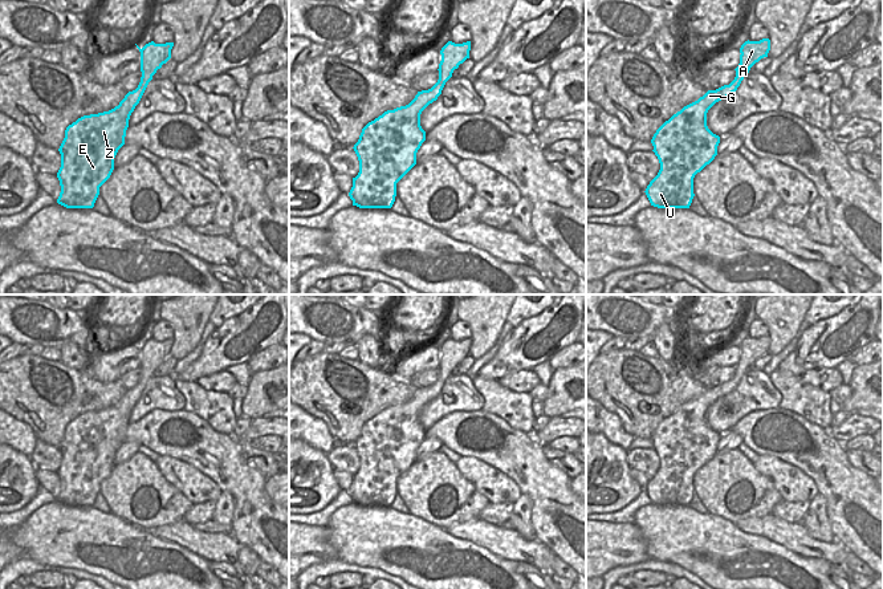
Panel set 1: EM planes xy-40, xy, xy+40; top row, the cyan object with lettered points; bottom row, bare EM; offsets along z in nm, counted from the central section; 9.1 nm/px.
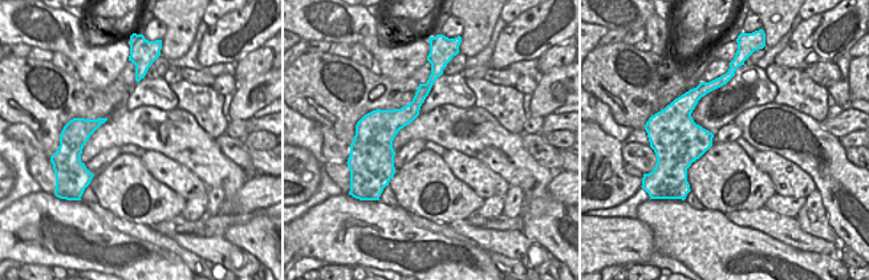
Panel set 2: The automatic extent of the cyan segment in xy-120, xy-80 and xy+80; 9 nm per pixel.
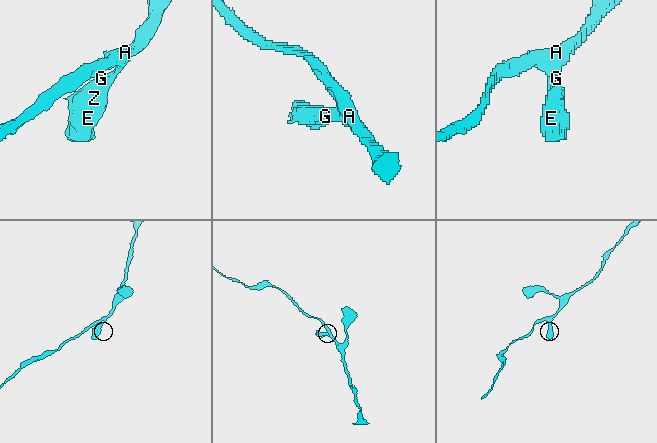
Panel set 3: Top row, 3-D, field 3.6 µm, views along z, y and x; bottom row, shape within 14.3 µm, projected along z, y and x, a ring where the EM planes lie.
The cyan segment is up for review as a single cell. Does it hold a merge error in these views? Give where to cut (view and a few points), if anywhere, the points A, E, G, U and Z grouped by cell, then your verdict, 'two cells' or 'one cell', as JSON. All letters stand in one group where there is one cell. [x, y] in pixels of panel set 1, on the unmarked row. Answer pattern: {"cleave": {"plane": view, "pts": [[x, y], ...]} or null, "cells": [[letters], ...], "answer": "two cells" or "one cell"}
{"cleave": null, "cells": [["A", "E", "G", "U", "Z"]], "answer": "one cell"}

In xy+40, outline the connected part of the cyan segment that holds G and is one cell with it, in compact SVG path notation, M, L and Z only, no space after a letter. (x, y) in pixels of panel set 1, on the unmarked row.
M769 336L745 338L740 345L740 361L735 366L735 377L729 382L708 387L656 427L651 440L660 467L644 488L651 503L689 505L695 493L693 475L715 456L720 440L720 434L707 423L708 407L735 390L750 365L768 354L769 348Z

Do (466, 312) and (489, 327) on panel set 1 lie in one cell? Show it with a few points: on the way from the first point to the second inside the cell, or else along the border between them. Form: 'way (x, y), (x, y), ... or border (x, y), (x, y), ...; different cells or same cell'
way (471, 312), (475, 312), (484, 321); same cell

